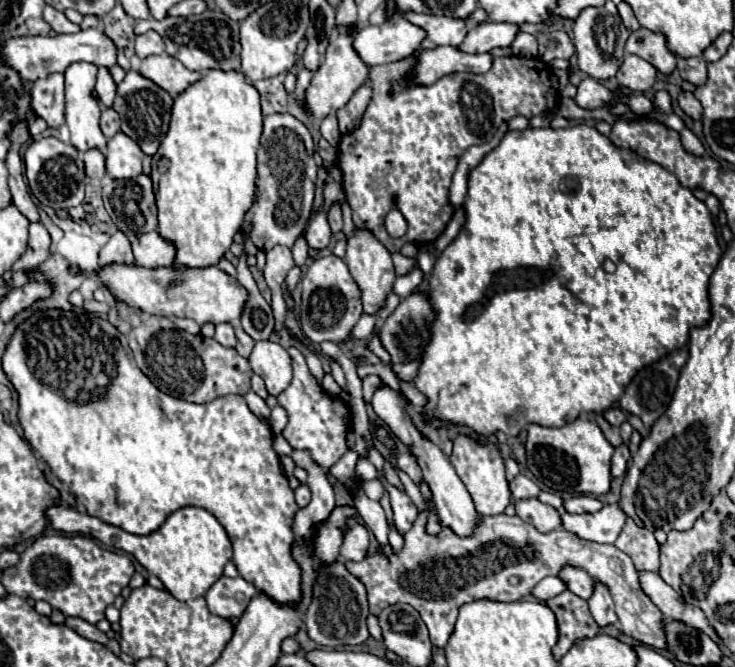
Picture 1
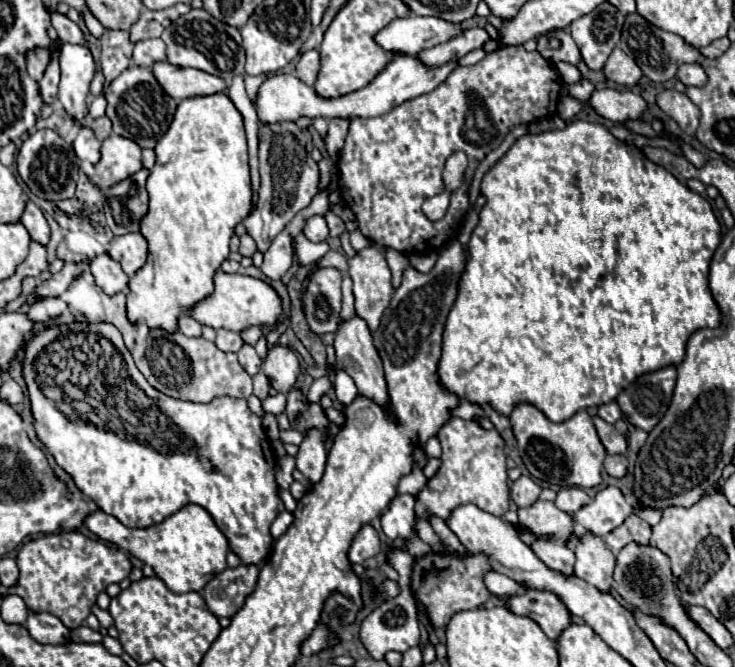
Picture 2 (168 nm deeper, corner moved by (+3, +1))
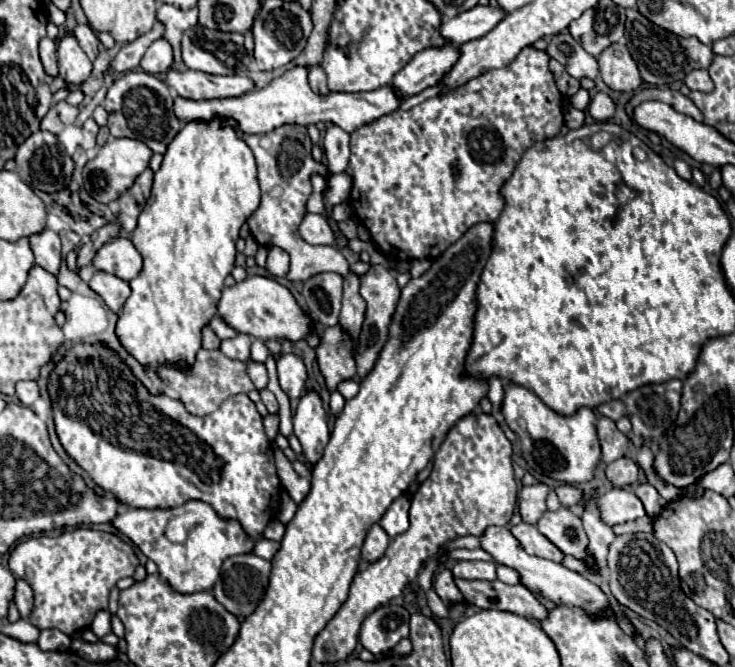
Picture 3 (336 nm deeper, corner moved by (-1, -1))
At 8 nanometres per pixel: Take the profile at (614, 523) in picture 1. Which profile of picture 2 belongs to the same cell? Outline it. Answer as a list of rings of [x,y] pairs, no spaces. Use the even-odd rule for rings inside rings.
[[[607,486],[575,514],[575,522],[597,536],[607,536],[613,528],[623,524],[625,516],[631,514],[633,506],[627,502],[621,490],[617,486]]]

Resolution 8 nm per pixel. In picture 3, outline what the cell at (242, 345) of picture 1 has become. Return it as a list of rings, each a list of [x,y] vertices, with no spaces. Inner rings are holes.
[[[249,360],[249,362],[247,362],[247,372],[249,372],[249,378],[251,378],[251,382],[255,384],[257,390],[261,390],[261,388],[267,386],[269,378],[267,378],[267,368],[265,368],[263,362]]]

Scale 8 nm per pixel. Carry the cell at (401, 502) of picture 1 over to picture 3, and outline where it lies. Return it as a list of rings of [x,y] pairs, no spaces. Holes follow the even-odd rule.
[[[403,494],[383,514],[379,524],[391,538],[395,538],[397,534],[403,534],[405,530],[409,530],[409,508],[411,508],[411,500],[409,500],[407,494]]]

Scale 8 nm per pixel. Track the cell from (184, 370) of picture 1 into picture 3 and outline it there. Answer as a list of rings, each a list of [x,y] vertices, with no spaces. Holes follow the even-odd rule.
[[[201,348],[191,366],[187,366],[187,368],[161,366],[161,368],[157,368],[157,376],[161,378],[161,382],[167,388],[171,388],[179,394],[179,400],[185,404],[187,412],[191,412],[195,416],[205,416],[205,414],[215,412],[221,406],[221,402],[227,400],[229,396],[249,394],[251,390],[255,390],[253,382],[247,376],[247,366],[241,360],[227,358],[225,354],[221,354],[221,350]]]

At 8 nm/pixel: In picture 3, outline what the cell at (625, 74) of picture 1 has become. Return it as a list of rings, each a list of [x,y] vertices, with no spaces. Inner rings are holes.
[[[623,42],[609,46],[609,50],[605,50],[605,54],[601,54],[599,70],[601,70],[603,82],[611,90],[633,92],[643,82],[641,74],[637,70],[637,64],[631,58],[631,54]]]

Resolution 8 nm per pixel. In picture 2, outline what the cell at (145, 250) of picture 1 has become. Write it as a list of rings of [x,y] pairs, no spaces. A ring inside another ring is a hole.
[[[139,232],[117,236],[113,238],[107,254],[121,264],[127,276],[133,276],[147,260],[147,242]]]

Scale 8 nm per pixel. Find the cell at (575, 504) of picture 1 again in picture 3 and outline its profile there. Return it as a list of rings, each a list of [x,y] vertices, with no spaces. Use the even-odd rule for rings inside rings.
[[[563,484],[563,486],[555,488],[555,492],[559,496],[561,506],[565,506],[565,508],[571,508],[571,506],[583,502],[583,490],[579,490],[579,488],[571,486],[571,484]]]

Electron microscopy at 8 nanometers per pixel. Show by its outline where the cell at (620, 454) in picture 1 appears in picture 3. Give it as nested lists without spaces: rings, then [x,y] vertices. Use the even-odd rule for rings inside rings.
[[[619,458],[611,464],[607,464],[607,478],[613,486],[635,486],[637,484],[637,474],[639,474],[639,466],[631,460],[631,458]]]

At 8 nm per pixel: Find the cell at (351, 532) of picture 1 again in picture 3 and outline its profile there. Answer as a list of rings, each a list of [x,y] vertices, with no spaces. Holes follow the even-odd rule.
[[[375,524],[369,532],[367,532],[367,538],[365,538],[365,544],[363,544],[363,548],[361,548],[361,558],[365,560],[365,562],[375,562],[375,560],[379,560],[383,554],[385,554],[385,550],[387,550],[387,546],[389,546],[389,536],[387,536],[387,532],[379,526],[379,524]]]

